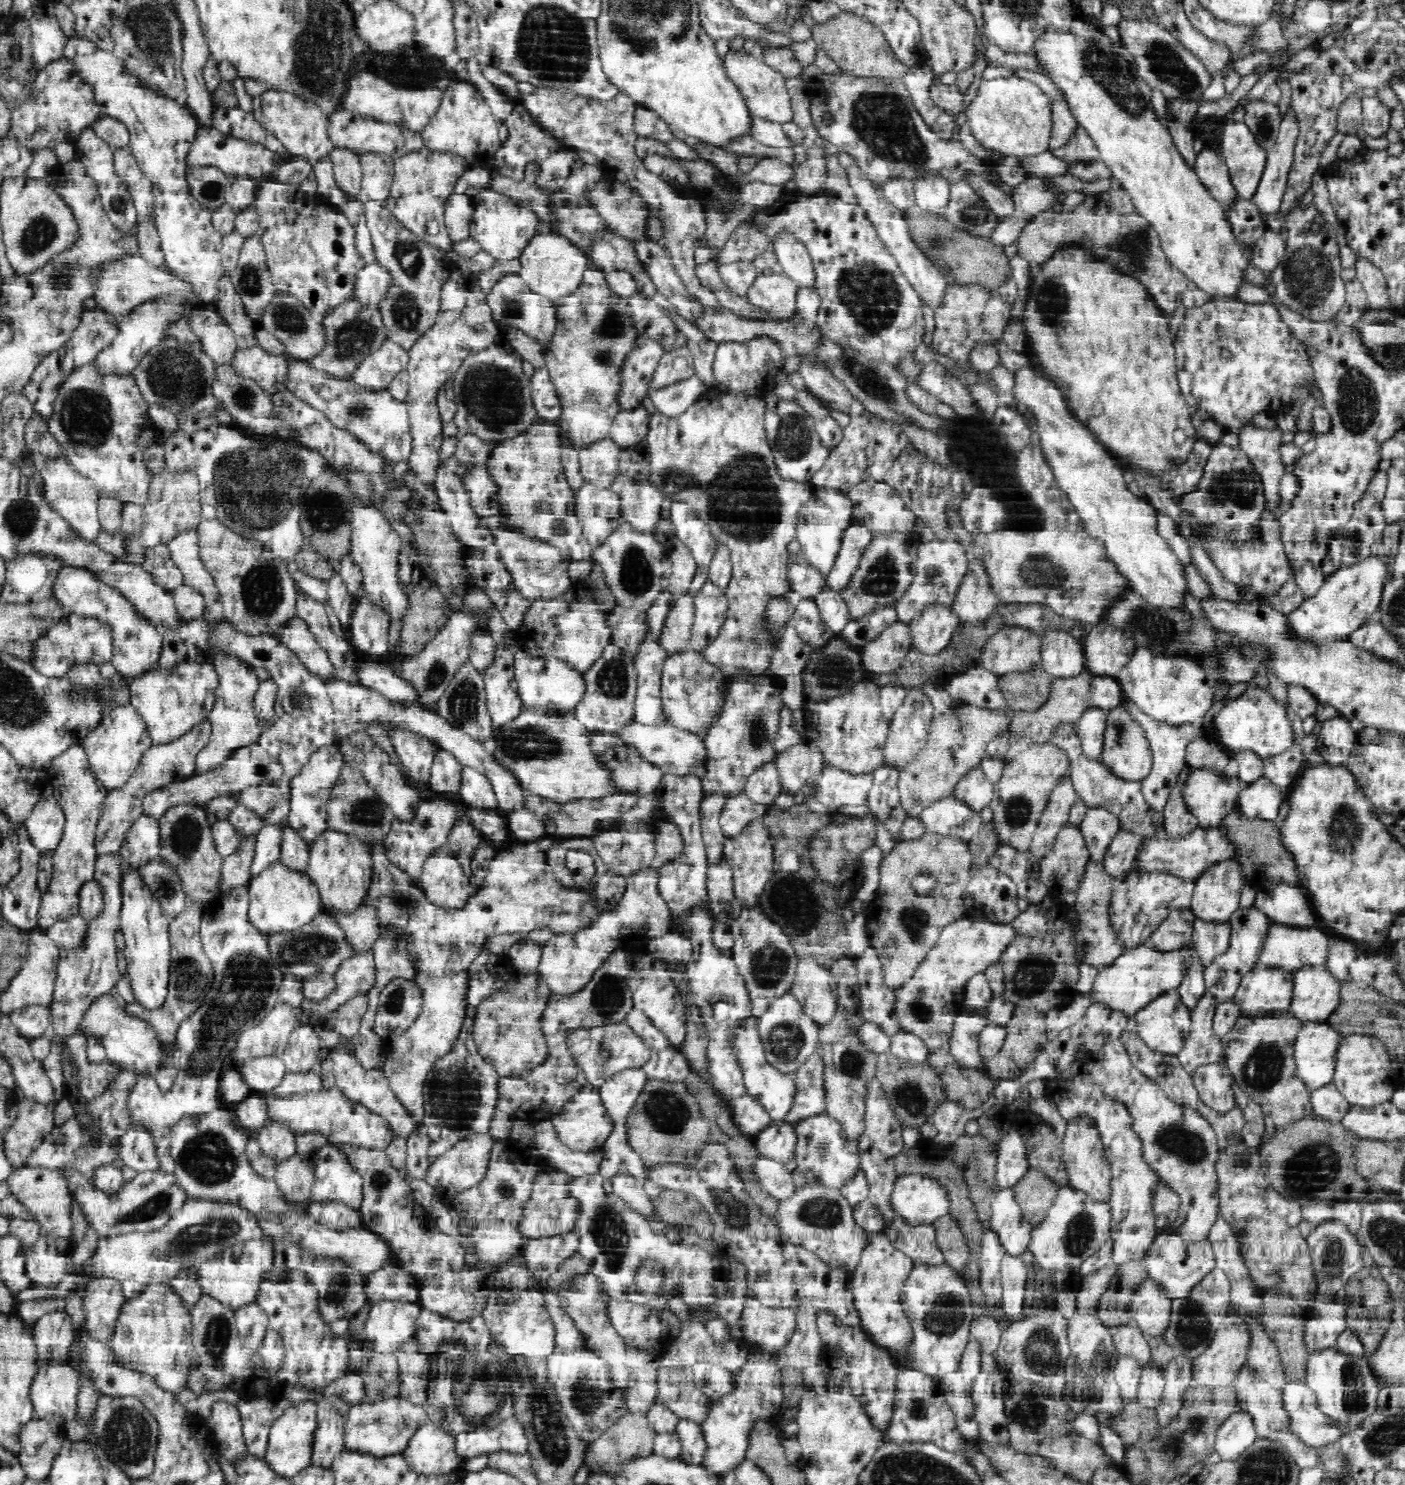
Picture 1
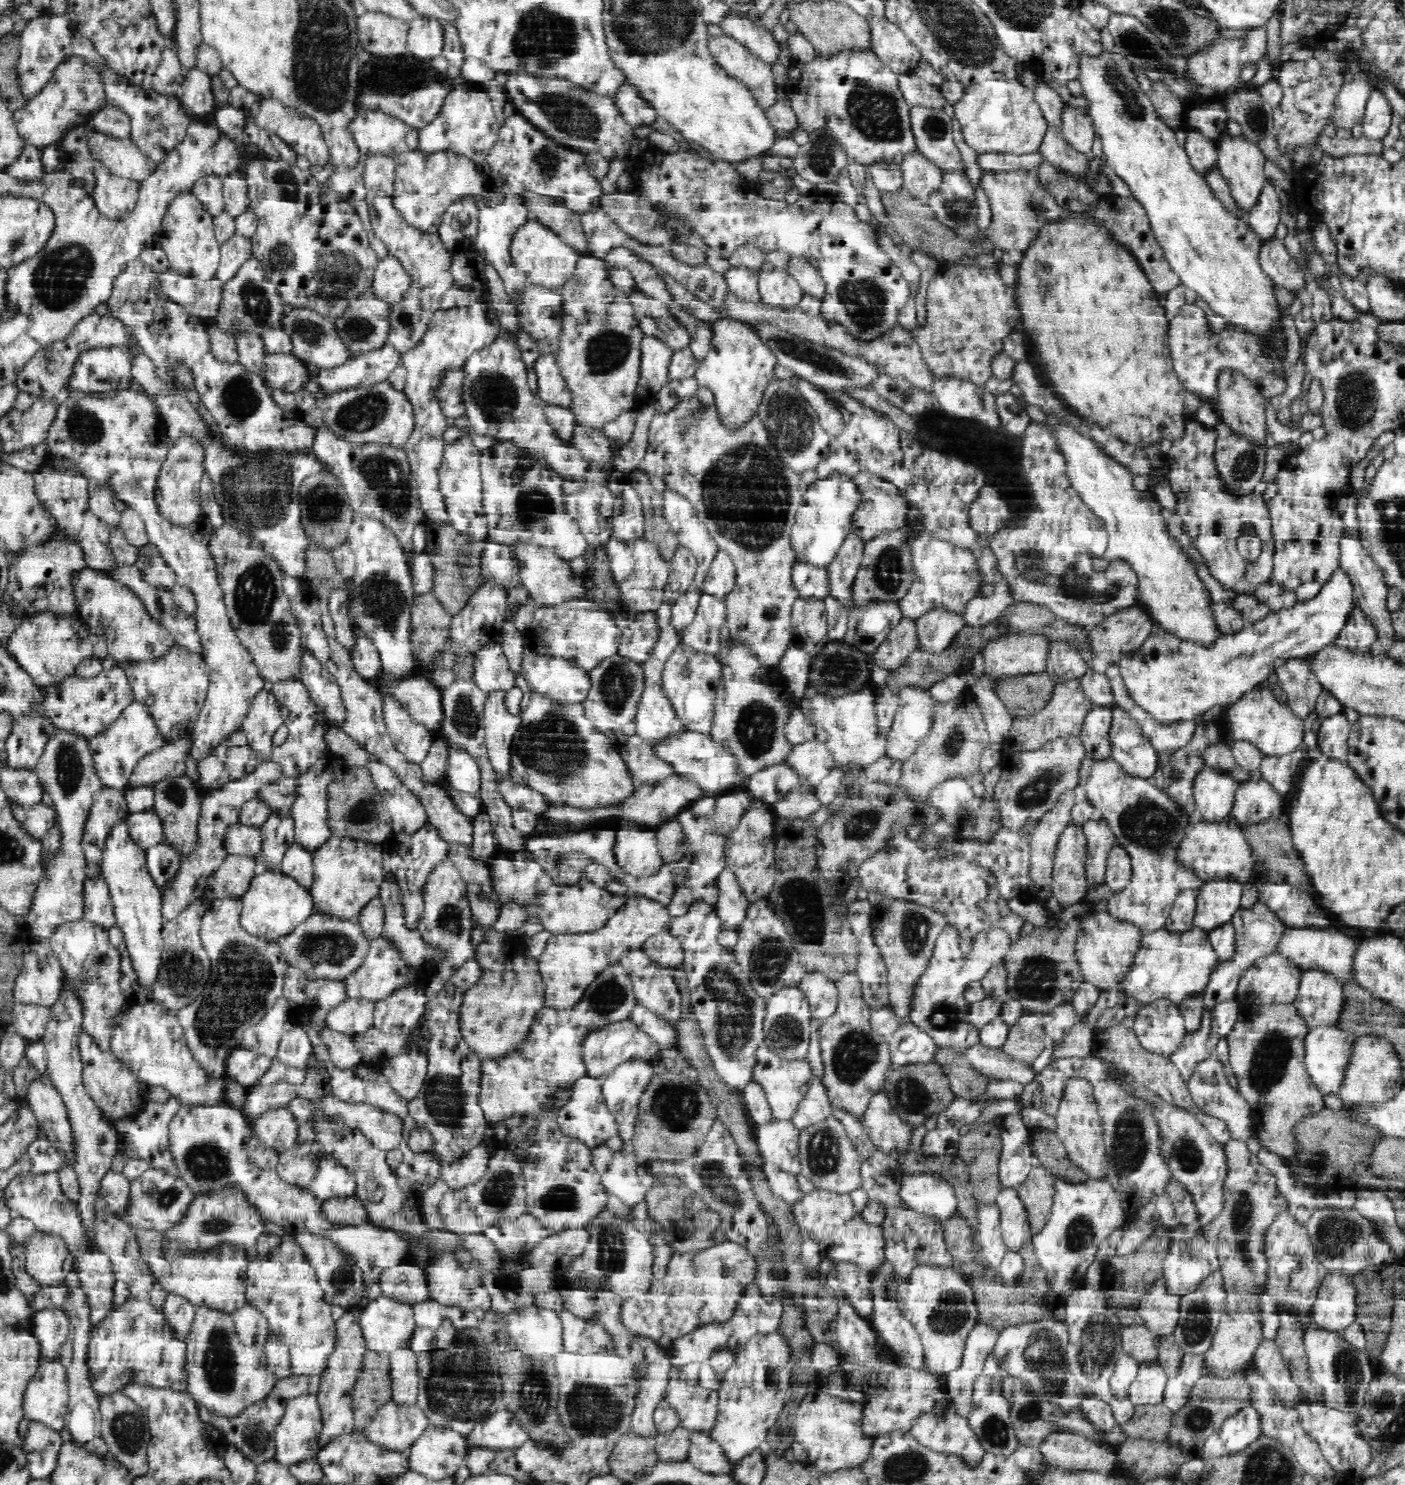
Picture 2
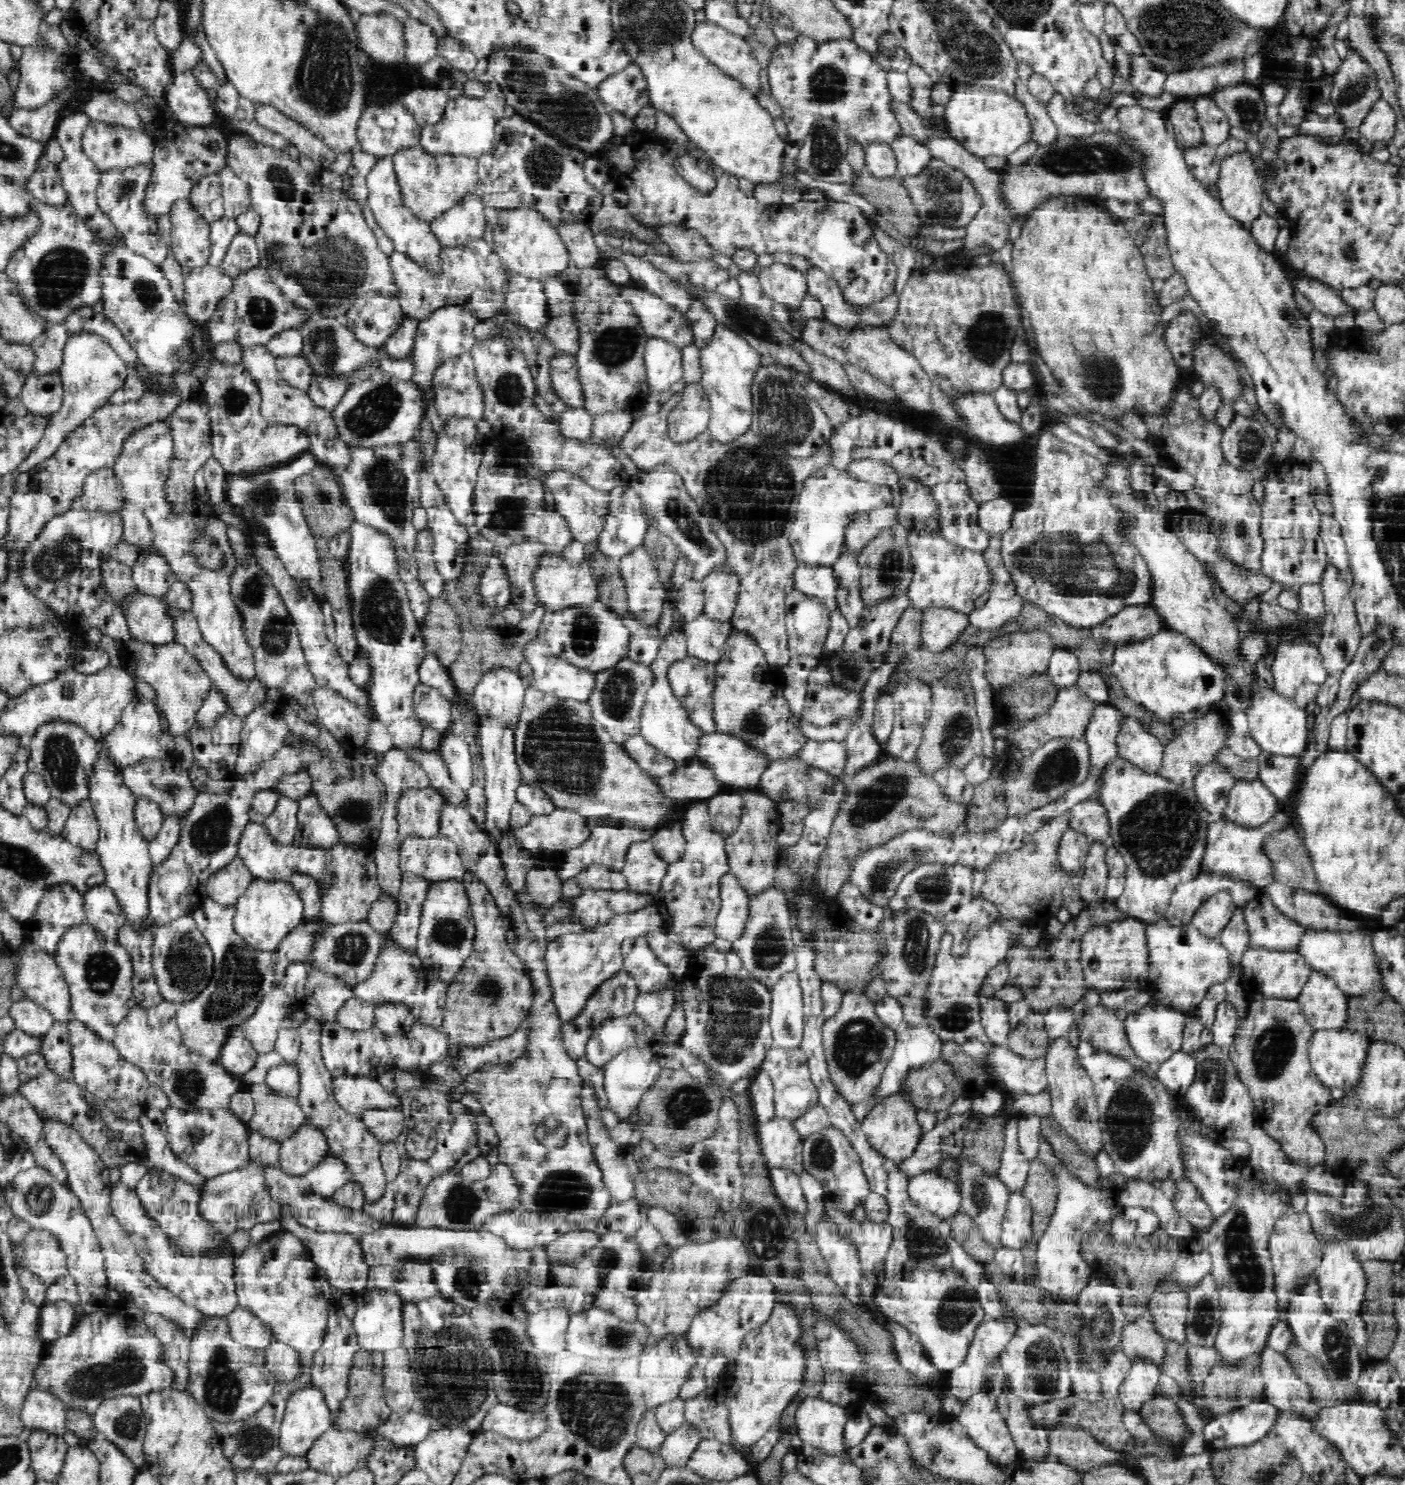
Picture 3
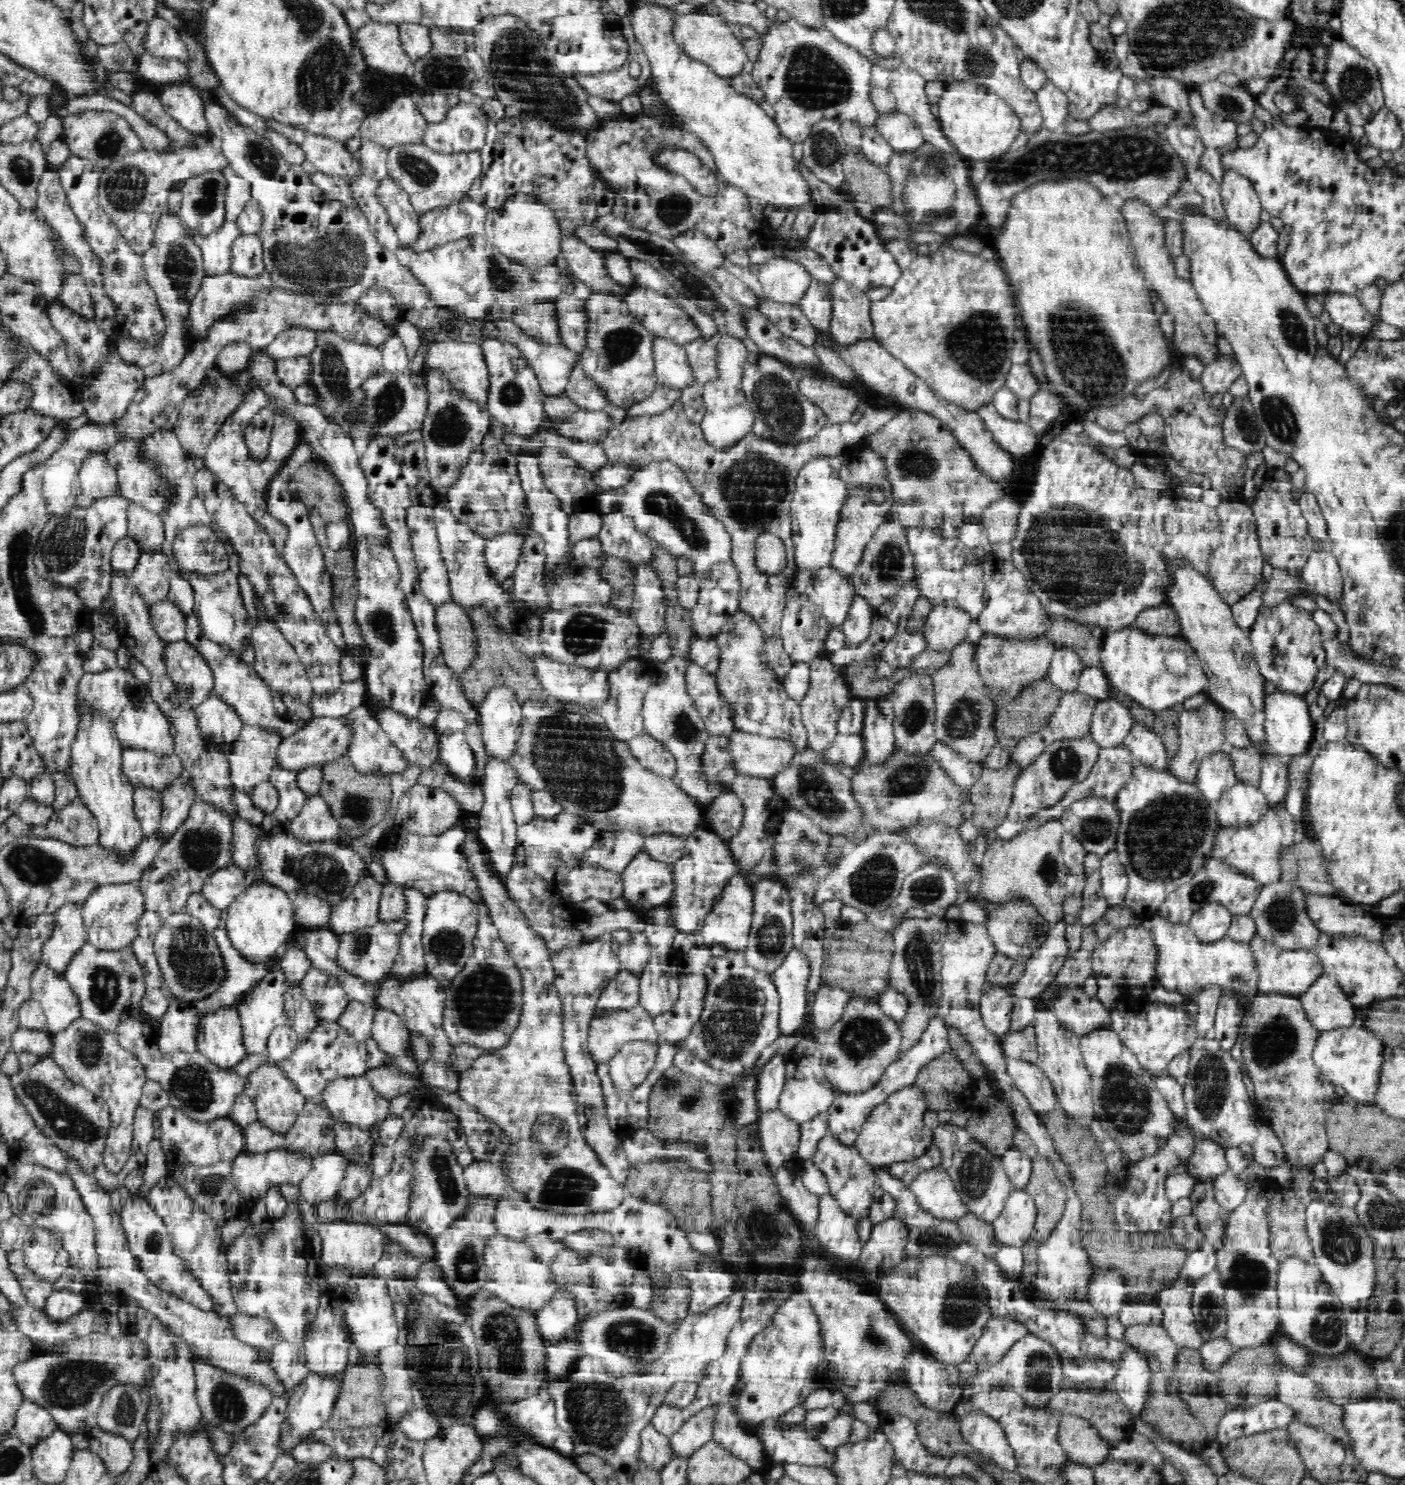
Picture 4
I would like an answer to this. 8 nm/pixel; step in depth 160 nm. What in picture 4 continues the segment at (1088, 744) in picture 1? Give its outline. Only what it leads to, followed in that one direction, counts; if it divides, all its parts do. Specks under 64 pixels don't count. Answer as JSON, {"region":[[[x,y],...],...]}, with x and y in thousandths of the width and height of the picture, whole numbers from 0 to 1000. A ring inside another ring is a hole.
{"region":[[[790,469],[782,472],[779,475],[776,487],[775,496],[784,504],[795,504],[799,502],[800,497],[806,489],[804,477]]]}

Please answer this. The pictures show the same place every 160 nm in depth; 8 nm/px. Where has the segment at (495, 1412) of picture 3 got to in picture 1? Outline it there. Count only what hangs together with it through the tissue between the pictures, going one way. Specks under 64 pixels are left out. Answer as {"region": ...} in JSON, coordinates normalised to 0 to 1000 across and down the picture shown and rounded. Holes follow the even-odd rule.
{"region":[[[367,954],[357,956],[352,962],[340,962],[339,964],[327,964],[322,968],[324,980],[329,985],[354,977],[377,978],[373,961]]]}

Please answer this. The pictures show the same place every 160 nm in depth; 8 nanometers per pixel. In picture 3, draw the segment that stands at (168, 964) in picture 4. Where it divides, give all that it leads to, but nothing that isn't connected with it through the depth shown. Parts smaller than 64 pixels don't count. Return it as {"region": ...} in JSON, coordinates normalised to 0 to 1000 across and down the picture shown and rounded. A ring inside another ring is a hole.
{"region":[[[137,615],[130,616],[122,621],[115,624],[109,623],[107,630],[109,631],[107,637],[107,651],[109,652],[113,669],[117,674],[120,675],[131,675],[141,671],[147,665],[152,658],[152,641],[149,640],[145,630],[141,626]]]}

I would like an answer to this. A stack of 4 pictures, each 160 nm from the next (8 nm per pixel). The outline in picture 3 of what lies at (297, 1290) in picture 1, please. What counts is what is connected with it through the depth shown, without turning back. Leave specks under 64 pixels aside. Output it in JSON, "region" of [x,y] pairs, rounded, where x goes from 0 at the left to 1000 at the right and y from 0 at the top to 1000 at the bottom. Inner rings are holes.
{"region":[[[202,828],[196,829],[185,838],[178,836],[177,840],[169,846],[168,867],[169,878],[180,884],[186,890],[193,894],[194,902],[206,906],[213,914],[216,922],[221,922],[223,913],[231,906],[233,898],[233,885],[235,878],[231,874],[227,865],[228,856],[221,848],[219,841],[215,836]]]}

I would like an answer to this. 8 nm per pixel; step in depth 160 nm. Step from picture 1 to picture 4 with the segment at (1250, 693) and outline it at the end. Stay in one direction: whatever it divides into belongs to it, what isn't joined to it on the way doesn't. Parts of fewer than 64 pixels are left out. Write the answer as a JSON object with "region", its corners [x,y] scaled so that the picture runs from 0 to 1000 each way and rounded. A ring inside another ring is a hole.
{"region":[[[907,465],[899,469],[898,494],[902,506],[921,510],[930,508],[935,497],[936,486],[932,484],[931,473],[922,467]]]}

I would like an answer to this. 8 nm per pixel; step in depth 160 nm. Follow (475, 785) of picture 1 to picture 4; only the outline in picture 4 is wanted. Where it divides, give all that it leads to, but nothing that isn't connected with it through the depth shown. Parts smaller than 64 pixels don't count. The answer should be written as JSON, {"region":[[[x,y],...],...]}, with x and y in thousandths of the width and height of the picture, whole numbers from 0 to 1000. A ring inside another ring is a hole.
{"region":[[[328,492],[312,495],[313,511],[325,525],[330,527],[336,526],[337,508]]]}

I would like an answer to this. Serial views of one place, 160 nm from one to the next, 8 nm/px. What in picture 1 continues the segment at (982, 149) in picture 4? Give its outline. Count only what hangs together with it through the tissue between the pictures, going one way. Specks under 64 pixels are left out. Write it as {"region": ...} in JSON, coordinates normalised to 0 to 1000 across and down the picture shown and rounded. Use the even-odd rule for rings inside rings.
{"region":[[[723,50],[717,53],[700,53],[687,75],[695,94],[713,104],[733,106],[747,101],[749,89],[749,68],[736,55]]]}

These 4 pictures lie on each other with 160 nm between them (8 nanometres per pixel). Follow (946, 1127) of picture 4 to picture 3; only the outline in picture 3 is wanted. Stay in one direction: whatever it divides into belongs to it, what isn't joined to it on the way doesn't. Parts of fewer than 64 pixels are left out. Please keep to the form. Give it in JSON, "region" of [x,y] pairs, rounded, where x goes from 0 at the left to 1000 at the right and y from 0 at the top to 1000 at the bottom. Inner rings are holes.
{"region":[[[683,780],[683,804],[684,816],[686,816],[692,822],[695,828],[699,831],[699,836],[710,842],[714,840],[712,836],[713,823],[716,816],[716,810],[719,801],[715,799],[709,792],[702,792],[698,785],[690,784]]]}

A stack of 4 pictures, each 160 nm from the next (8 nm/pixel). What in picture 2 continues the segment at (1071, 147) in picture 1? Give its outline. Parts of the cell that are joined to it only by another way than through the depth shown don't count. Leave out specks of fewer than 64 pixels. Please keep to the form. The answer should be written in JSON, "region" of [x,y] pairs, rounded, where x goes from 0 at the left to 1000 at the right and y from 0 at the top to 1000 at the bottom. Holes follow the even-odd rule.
{"region":[[[758,71],[754,88],[764,101],[771,104],[777,104],[779,89],[776,79],[771,75]]]}

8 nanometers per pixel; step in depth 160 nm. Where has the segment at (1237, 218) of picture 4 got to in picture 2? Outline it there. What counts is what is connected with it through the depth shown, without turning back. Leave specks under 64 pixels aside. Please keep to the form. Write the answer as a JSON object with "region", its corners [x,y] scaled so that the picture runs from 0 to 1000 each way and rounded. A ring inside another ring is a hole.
{"region":[[[871,87],[863,95],[867,100],[868,116],[875,127],[875,131],[878,135],[883,137],[883,139],[887,139],[889,141],[895,135],[895,131],[902,121],[901,105],[895,100],[894,96],[884,90],[883,92],[877,92],[875,89]]]}

